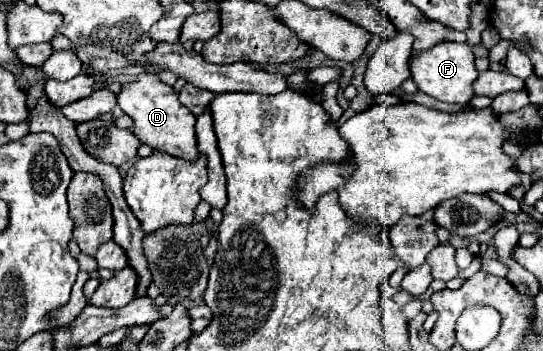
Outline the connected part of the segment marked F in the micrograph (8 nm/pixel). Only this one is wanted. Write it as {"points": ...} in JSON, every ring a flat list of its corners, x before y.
{"points":[[444,42,434,48,422,52,410,62,412,80,418,84,418,90,446,104,470,104,474,98,472,82,478,78,478,70,474,66,474,54,468,44]]}

